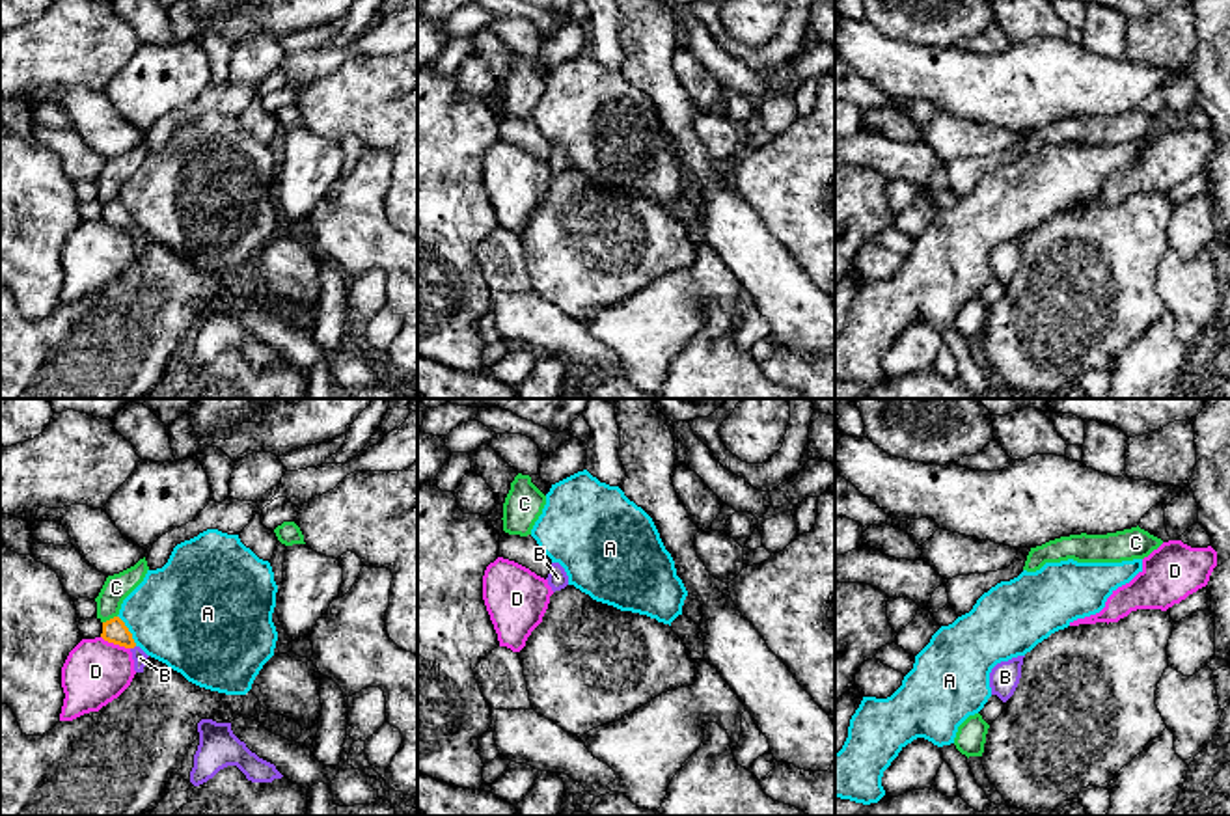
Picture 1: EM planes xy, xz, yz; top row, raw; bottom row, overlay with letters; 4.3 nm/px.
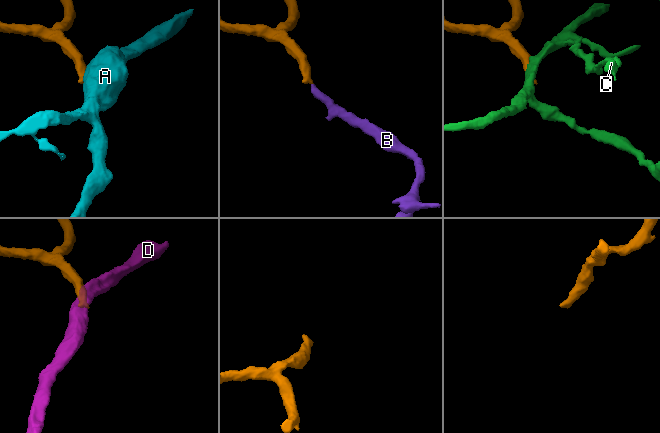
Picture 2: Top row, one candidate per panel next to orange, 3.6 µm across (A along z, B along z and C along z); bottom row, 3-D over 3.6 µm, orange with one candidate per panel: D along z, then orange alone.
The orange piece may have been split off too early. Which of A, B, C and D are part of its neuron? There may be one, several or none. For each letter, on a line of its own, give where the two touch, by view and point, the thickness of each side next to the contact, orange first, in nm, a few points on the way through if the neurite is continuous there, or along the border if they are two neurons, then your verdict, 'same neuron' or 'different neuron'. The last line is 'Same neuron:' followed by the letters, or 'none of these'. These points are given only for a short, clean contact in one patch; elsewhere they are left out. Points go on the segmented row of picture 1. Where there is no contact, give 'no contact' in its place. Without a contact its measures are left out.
A: xy (127, 630) | 110/440 nm | along xy (118, 615), (136, 645) | different neuron
B: xy (133, 647) | 110/60 nm | across xy (114, 630), (133, 647), (140, 658) | same neuron
C: xy (110, 619) | 110/120 nm | different neuron
D: xy (116, 643) | 110/280 nm | different neuron
Same neuron: B

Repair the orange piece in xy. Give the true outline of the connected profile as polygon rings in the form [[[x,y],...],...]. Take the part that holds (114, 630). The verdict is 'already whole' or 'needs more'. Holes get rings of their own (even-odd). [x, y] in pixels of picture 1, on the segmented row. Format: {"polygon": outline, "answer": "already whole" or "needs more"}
{"polygon": [[[119,617],[102,622],[101,637],[108,643],[129,648],[132,652],[134,671],[144,673],[149,656],[134,643],[132,633]]], "answer": "needs more"}

